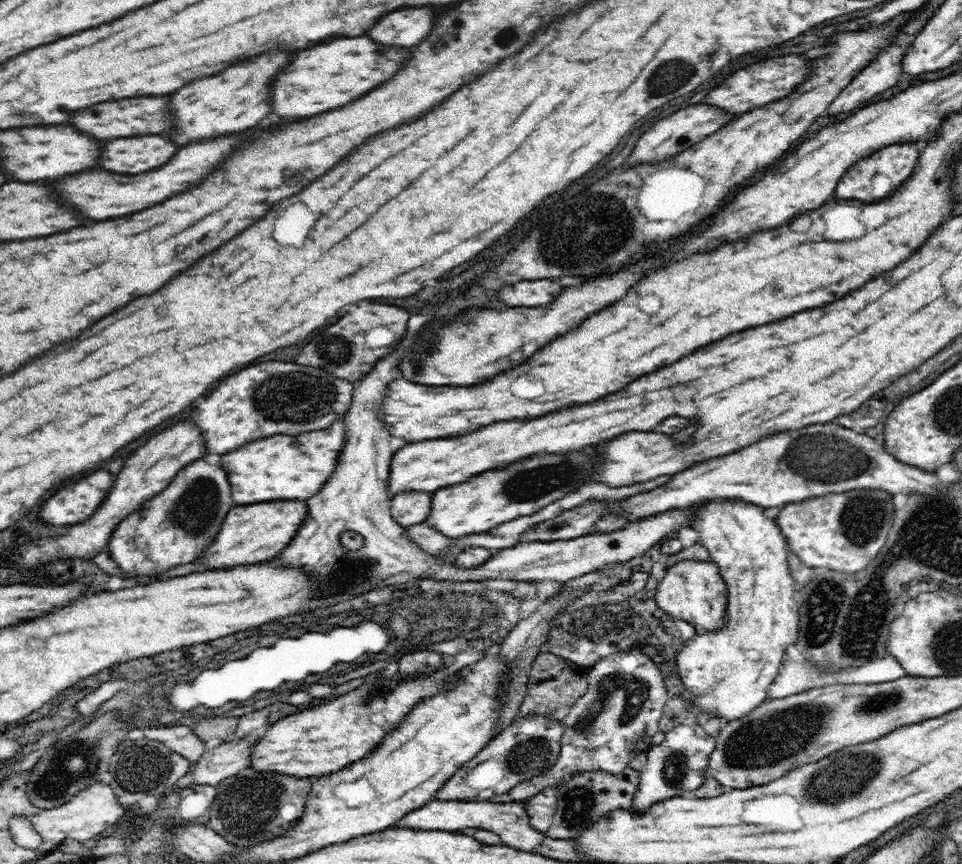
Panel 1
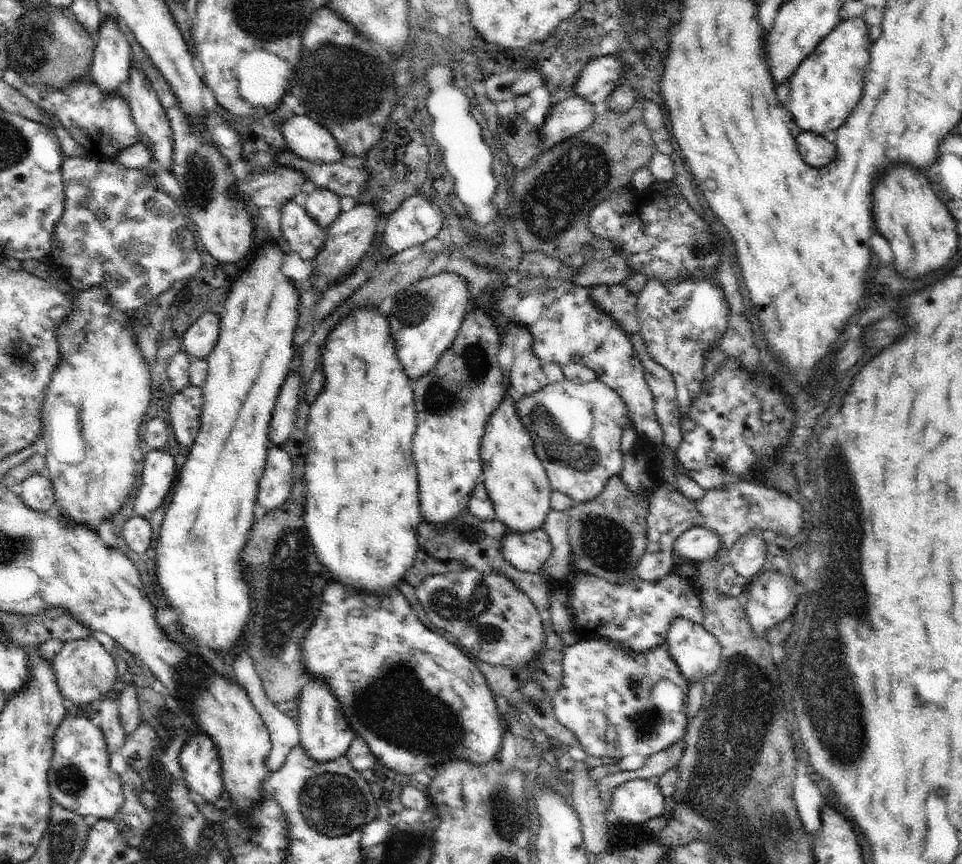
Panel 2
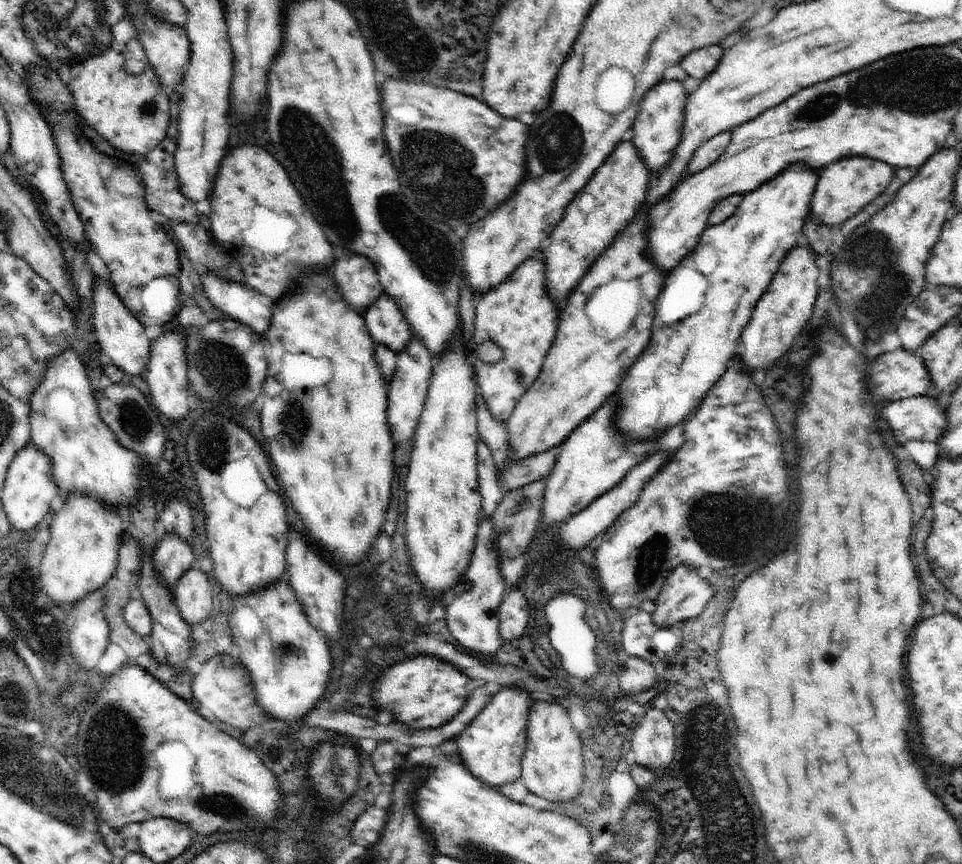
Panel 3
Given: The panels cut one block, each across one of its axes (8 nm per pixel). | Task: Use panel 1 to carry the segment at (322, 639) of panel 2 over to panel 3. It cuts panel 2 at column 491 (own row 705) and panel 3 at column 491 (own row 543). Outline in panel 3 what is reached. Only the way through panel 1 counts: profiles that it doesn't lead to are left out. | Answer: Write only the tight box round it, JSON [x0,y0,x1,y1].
[457,686,534,787]

